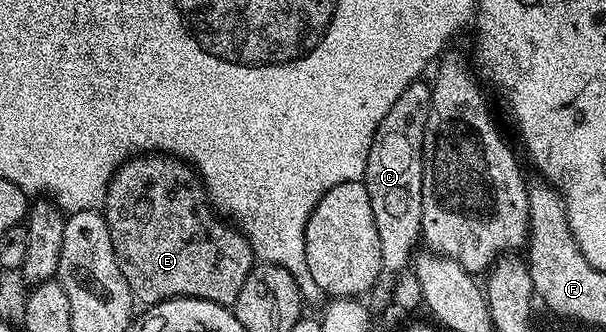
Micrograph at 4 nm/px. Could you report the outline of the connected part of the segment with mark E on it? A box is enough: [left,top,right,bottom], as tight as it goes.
[103,153,255,307]

